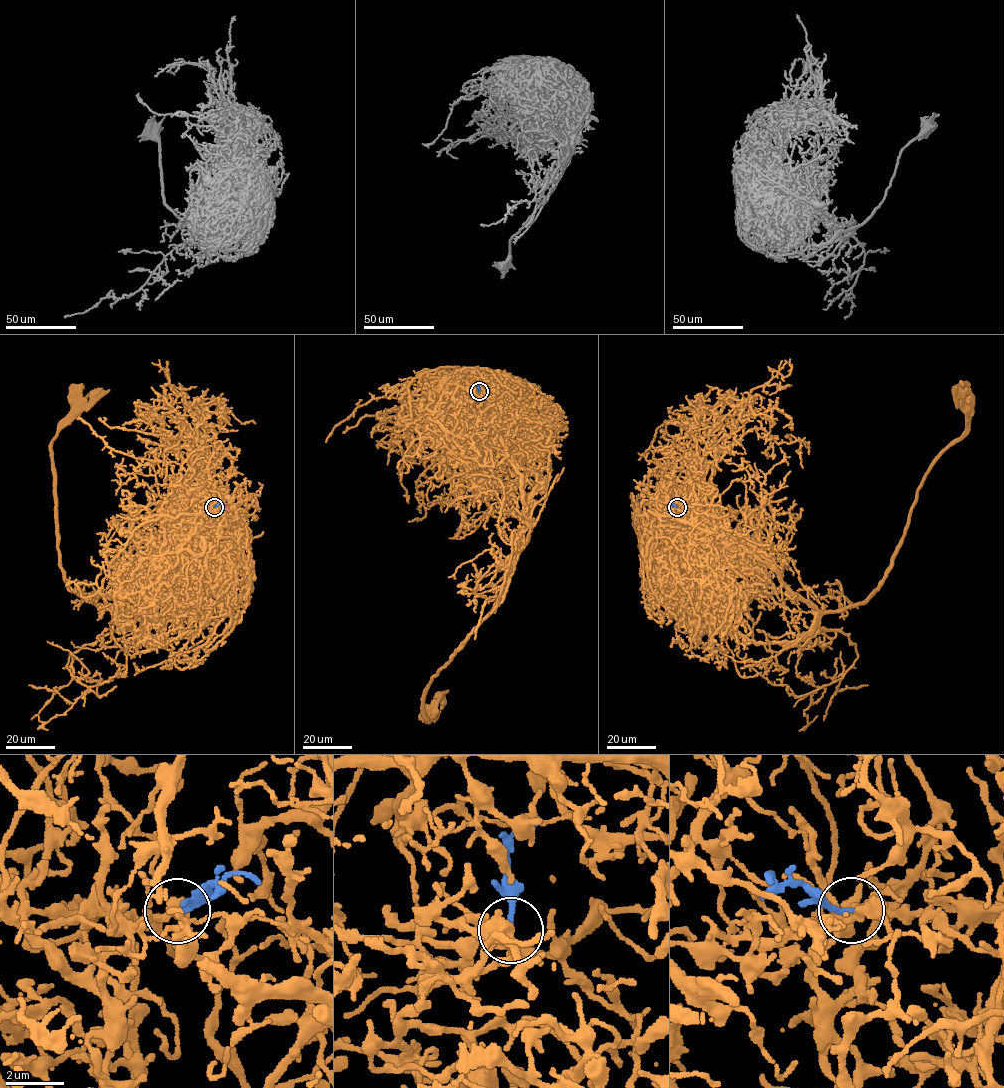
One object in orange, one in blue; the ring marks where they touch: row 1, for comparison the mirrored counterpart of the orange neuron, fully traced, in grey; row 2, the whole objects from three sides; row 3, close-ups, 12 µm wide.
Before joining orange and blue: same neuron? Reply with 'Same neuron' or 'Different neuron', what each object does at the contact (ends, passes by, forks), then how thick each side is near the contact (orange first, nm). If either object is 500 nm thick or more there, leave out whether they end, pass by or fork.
Same neuron. At the ring orange passes by. At the ring blue ends. Thickness 360 nm (orange) against 170 nm

